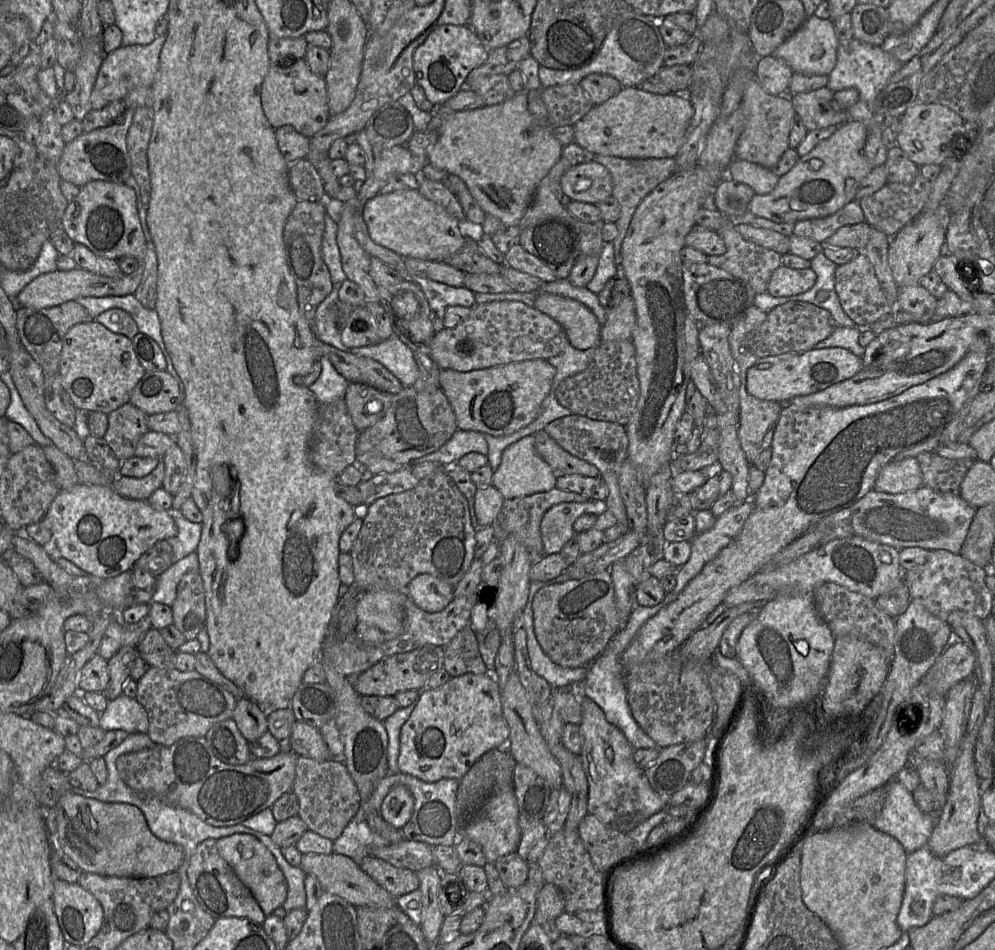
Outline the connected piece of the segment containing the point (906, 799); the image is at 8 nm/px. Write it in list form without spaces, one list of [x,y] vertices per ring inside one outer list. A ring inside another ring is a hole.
[[[894,778],[888,782],[888,795],[874,826],[879,831],[897,839],[907,853],[912,853],[927,845],[937,820],[937,815],[922,812],[914,801],[913,793],[908,791],[897,778]]]

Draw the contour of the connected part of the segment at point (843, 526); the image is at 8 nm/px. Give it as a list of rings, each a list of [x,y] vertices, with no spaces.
[[[927,486],[900,494],[874,489],[854,505],[820,520],[811,529],[823,533],[822,543],[860,536],[898,550],[921,547],[929,551],[945,549],[960,554],[976,511],[977,508],[967,503],[960,494],[939,492]]]

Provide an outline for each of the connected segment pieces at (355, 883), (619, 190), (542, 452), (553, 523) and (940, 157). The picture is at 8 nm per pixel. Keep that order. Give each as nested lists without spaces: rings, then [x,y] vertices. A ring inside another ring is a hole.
[[[330,853],[302,854],[300,867],[318,879],[323,890],[335,894],[353,906],[367,906],[371,908],[392,908],[396,906],[395,898],[384,888],[368,876],[359,866],[359,863],[345,855]]]
[[[594,155],[593,161],[603,165],[610,172],[612,178],[612,196],[620,206],[620,217],[615,222],[618,234],[612,243],[614,246],[615,262],[620,269],[619,275],[621,275],[621,244],[633,213],[646,195],[675,172],[676,163],[674,158],[635,159],[604,155]]]
[[[544,430],[535,433],[534,438],[537,453],[549,464],[556,478],[567,475],[600,476],[599,469],[565,451]]]
[[[589,500],[554,505],[544,514],[541,525],[541,537],[544,555],[557,554],[576,534],[575,521],[583,514],[599,516],[608,510],[605,501]]]
[[[916,101],[900,117],[895,144],[919,167],[926,164],[942,165],[952,156],[952,141],[957,134],[964,132],[964,124],[964,119],[947,106]]]

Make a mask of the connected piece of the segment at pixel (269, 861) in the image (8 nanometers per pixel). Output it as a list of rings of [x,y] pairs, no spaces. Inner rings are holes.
[[[238,833],[217,840],[219,855],[229,864],[237,877],[252,892],[266,916],[281,907],[287,897],[287,882],[275,857],[256,837]]]

